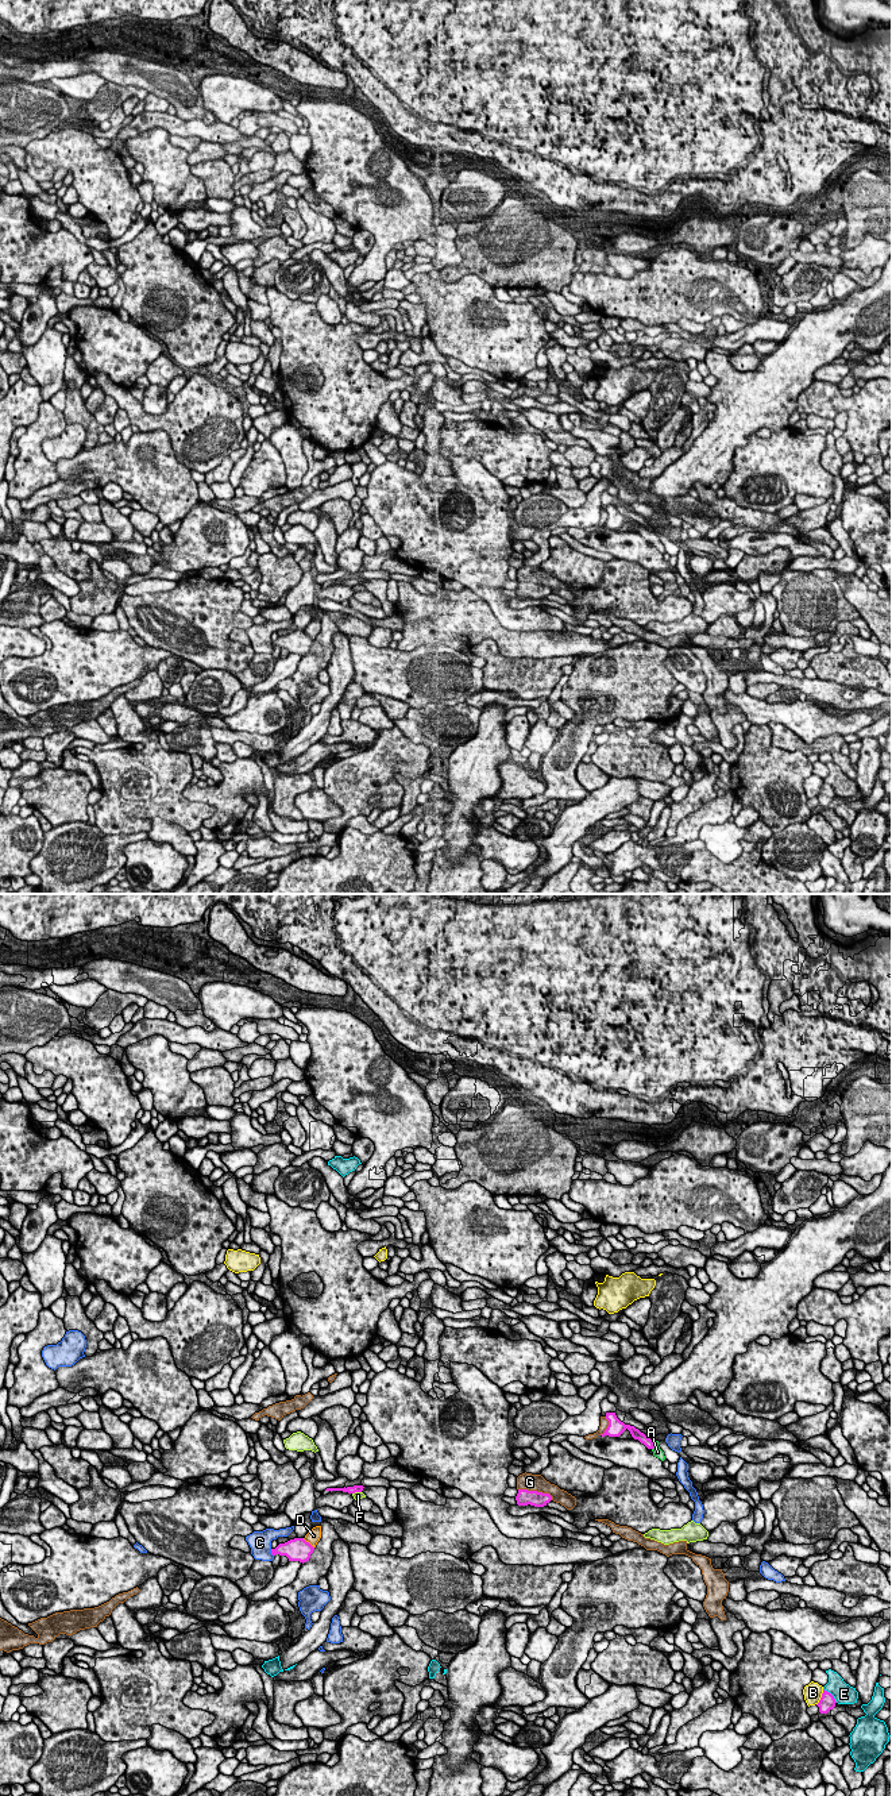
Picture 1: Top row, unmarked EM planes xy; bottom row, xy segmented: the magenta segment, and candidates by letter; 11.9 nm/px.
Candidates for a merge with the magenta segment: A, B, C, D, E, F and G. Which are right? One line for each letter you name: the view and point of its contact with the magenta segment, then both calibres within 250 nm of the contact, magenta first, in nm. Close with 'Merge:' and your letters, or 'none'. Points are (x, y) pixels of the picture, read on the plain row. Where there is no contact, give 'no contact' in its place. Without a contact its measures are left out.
A: meets magenta in xy at (653, 536); 120 nm thick on the magenta side, 120 nm on the other
Merge: A

